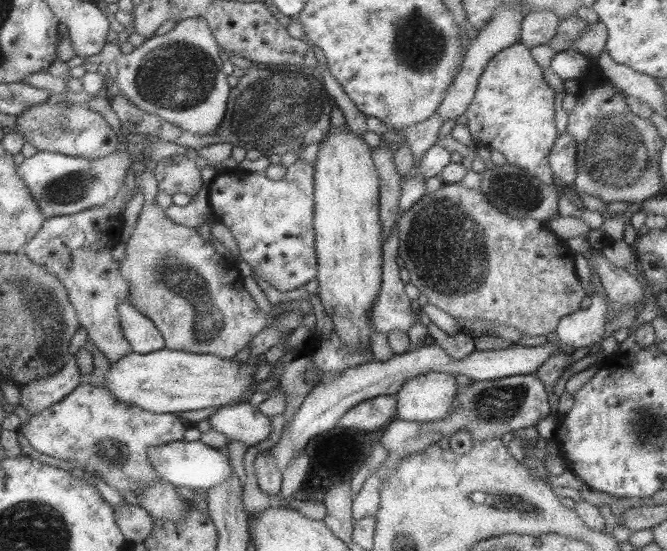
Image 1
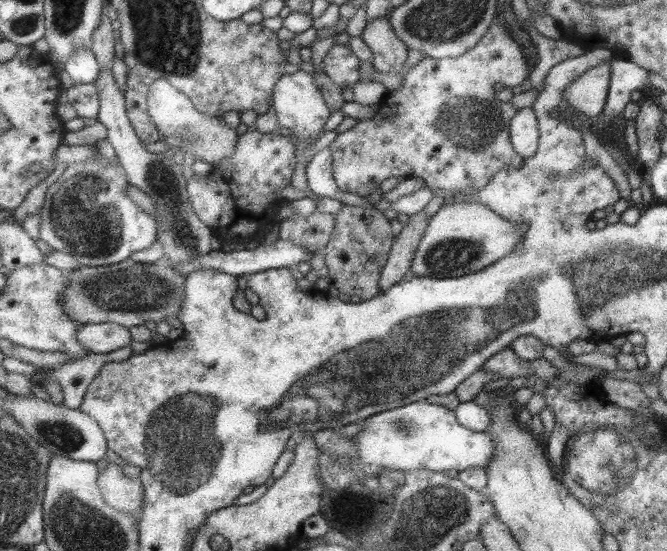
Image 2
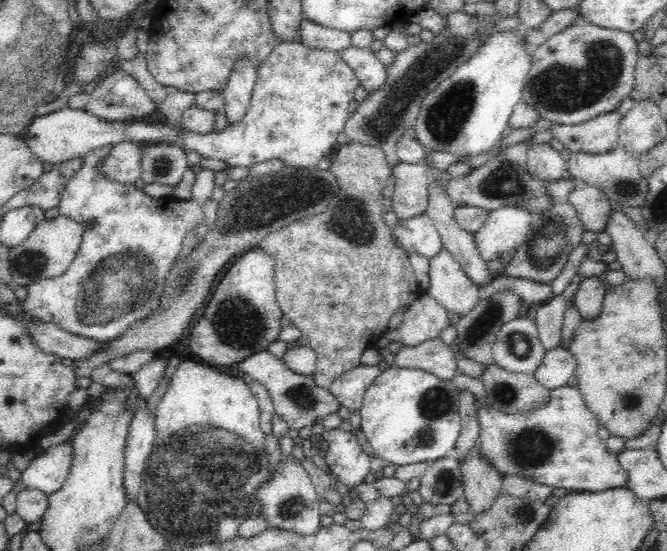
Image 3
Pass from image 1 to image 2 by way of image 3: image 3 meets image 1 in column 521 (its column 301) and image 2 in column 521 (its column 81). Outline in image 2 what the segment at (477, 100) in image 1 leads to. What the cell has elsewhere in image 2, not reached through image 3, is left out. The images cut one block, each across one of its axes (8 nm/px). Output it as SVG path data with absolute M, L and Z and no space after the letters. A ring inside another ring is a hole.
M531 107L518 109L511 119L510 140L514 150L521 156L534 156L539 146L539 124L537 115Z

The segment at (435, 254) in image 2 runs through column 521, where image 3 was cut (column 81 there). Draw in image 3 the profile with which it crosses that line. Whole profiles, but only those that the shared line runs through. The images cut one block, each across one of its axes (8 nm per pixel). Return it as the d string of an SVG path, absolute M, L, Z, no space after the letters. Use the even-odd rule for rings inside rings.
M64 215L57 218L45 219L41 222L24 242L18 246L10 247L9 252L9 269L12 280L18 285L26 286L32 282L38 282L39 278L56 278L62 276L74 258L82 242L84 228Z

